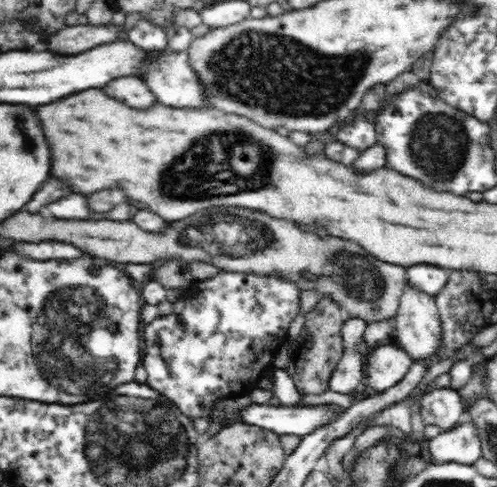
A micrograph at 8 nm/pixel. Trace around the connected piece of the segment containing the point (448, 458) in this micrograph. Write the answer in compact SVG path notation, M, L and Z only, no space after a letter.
M470 420L462 422L450 432L441 432L438 436L430 439L428 456L434 464L457 464L473 465L480 460L481 444L477 440L478 433Z

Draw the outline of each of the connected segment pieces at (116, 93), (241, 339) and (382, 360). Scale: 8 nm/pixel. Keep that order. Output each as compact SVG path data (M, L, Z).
M120 76L110 83L104 84L100 89L104 92L110 92L110 97L119 100L137 110L150 108L152 104L157 104L154 93L146 87L146 83L138 76Z
M219 269L208 280L192 281L184 296L182 312L159 316L143 325L146 347L142 365L147 372L147 386L169 399L192 420L207 417L218 400L258 387L260 378L273 367L273 355L289 339L288 326L300 310L300 293L297 284L278 275Z
M393 340L375 346L363 360L370 392L378 394L393 388L409 371L413 359Z

